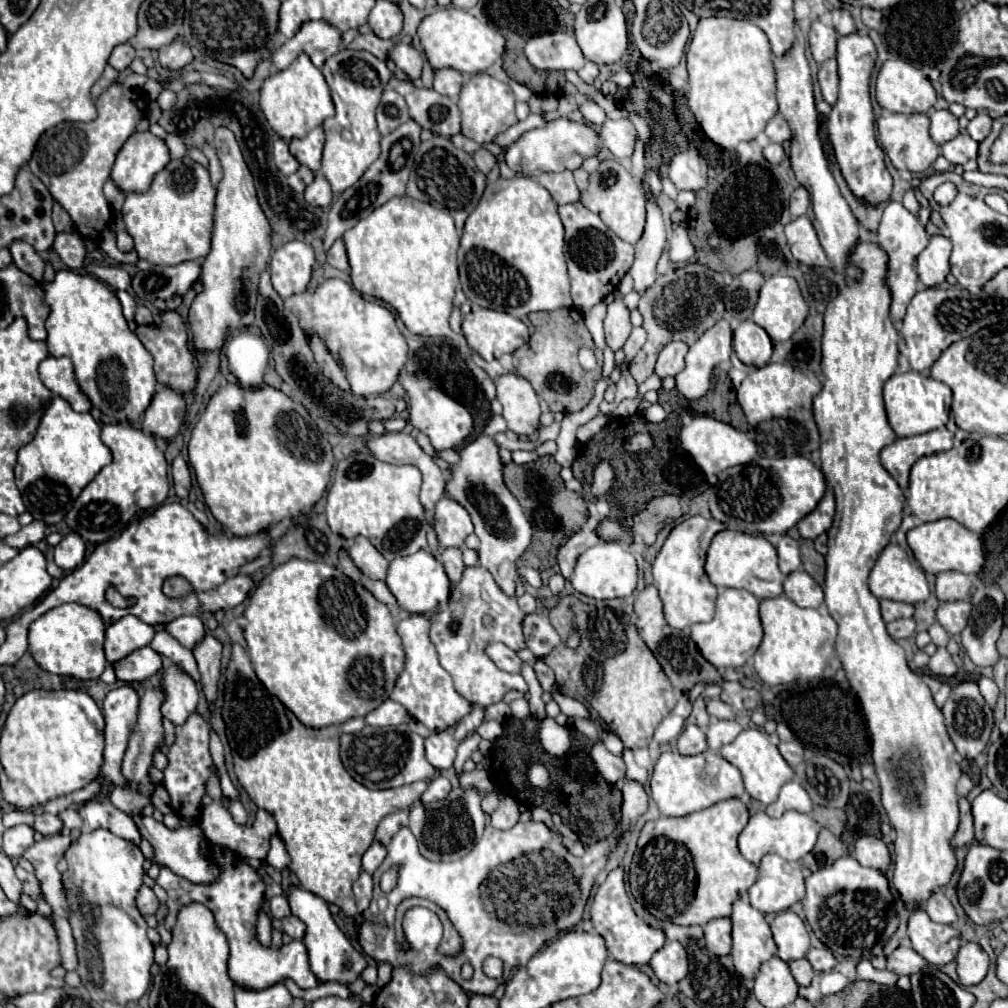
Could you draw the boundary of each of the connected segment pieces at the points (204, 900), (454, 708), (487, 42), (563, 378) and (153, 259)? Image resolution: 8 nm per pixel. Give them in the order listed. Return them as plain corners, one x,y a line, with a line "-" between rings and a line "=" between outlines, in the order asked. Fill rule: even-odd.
210,843
210,853
212,853
210,863
214,863
220,869
220,875
212,883
192,883
184,877
174,875
174,871
170,871
168,867
164,867
160,871
156,881
162,889
168,891
168,901
166,901
168,917
164,921
166,929
174,927
174,923
178,919
178,911
184,905
190,905
190,903
198,901
198,903
206,905
212,911
218,929
228,939
228,945
230,945
228,977
238,987
244,987
244,989
250,989
250,991
260,991
260,989
268,989
276,983
284,983
284,977
292,979
302,989
316,987
318,979
310,971
308,953
306,953
306,947
304,947
302,941
284,943
280,949
264,947
258,941
256,925
258,925
258,913
264,905
264,891
266,891
266,885
264,885
262,877
258,875
258,871
252,869
238,853
234,853
232,849
228,849
224,845
=
410,615
398,623
396,631
404,643
406,667
398,677
390,699
402,703
410,711
410,715
416,721
424,723
430,731
444,731
448,727
454,727
462,717
466,717
468,711
472,711
472,707
462,695
456,693
452,685
452,677
440,667
436,649
428,639
428,627
430,627
430,621
424,615
=
446,7
426,15
418,25
420,45
432,69
456,69
460,73
486,71
504,53
504,39
492,23
482,23
464,9
=
558,309
558,311
538,311
528,315
530,323
534,325
532,341
526,347
514,353
514,367
518,375
524,375
534,387
534,391
548,401
550,411
562,413
576,413
584,409
590,399
594,397
594,385
602,375
602,351
594,345
584,317
578,309
-
590,347
598,357
598,367
594,371
584,371
578,363
578,349
=
188,155
170,161
152,181
146,193
128,193
122,217
126,231
134,239
140,259
154,265
178,265
184,261
204,259
210,251
214,227
216,189
210,183
208,169
192,161

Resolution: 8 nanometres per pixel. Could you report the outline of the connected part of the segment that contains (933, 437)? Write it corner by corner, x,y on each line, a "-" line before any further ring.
946,427
928,431
922,435
914,435
914,437
896,439
892,445
882,449
880,461
882,461
884,469
892,475
892,479
902,489
906,489
910,467
924,455
952,449
952,439
954,439
954,435

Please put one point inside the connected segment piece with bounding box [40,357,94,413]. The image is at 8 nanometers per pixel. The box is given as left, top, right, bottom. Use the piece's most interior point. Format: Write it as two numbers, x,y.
57,373

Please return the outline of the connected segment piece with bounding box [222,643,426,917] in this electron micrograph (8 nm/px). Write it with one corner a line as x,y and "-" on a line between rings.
232,643
232,657
224,673
224,705
222,705
222,719
226,725
226,737
232,749
234,771
242,787
248,791
250,799
260,809
266,809
274,815
278,823
278,835
286,845
288,855
292,857
290,871
298,877
302,889
318,895
326,903
338,905
346,917
354,917
354,893
352,883
360,875
360,861
364,851
372,845
374,833
382,817
390,815
392,811
408,809
426,789
424,781
416,781
398,789
382,789
372,791
360,783
356,783
340,761
340,731
336,725
324,729
310,729
304,727
294,713
282,707
282,703
268,695
260,679
256,677
248,653
238,645

